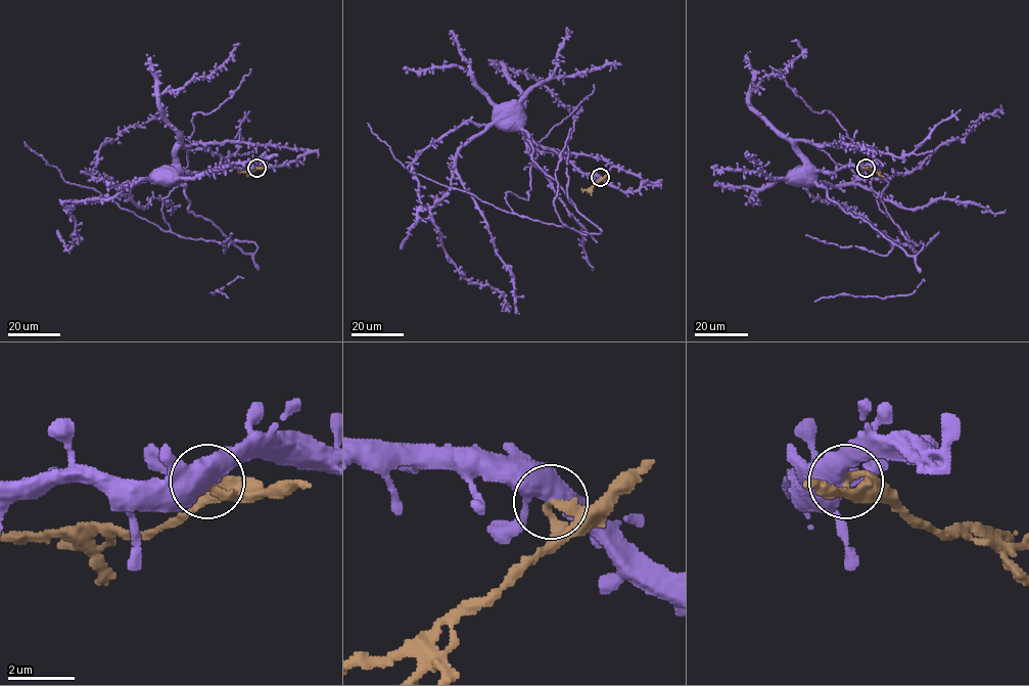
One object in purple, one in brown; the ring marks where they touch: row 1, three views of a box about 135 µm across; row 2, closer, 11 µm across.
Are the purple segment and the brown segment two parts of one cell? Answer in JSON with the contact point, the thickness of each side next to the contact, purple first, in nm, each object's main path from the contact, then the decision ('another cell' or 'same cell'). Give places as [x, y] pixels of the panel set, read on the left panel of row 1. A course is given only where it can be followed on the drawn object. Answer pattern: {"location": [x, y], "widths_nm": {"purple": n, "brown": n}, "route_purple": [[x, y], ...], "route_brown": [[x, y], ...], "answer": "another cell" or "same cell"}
{"location": [256, 168], "widths_nm": {"purple": 440, "brown": 300}, "route_purple": [[256, 168], [220, 166], [199, 172], [178, 170], [180, 168], [167, 175]], "route_brown": [[256, 168], [238, 172]], "answer": "another cell"}

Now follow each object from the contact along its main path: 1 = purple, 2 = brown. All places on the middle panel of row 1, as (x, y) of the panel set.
1: (600, 178), (582, 174), (552, 149), (538, 145), (521, 129), (523, 116), (518, 106), (515, 103), (510, 105)
2: (600, 178), (590, 188), (581, 188)

